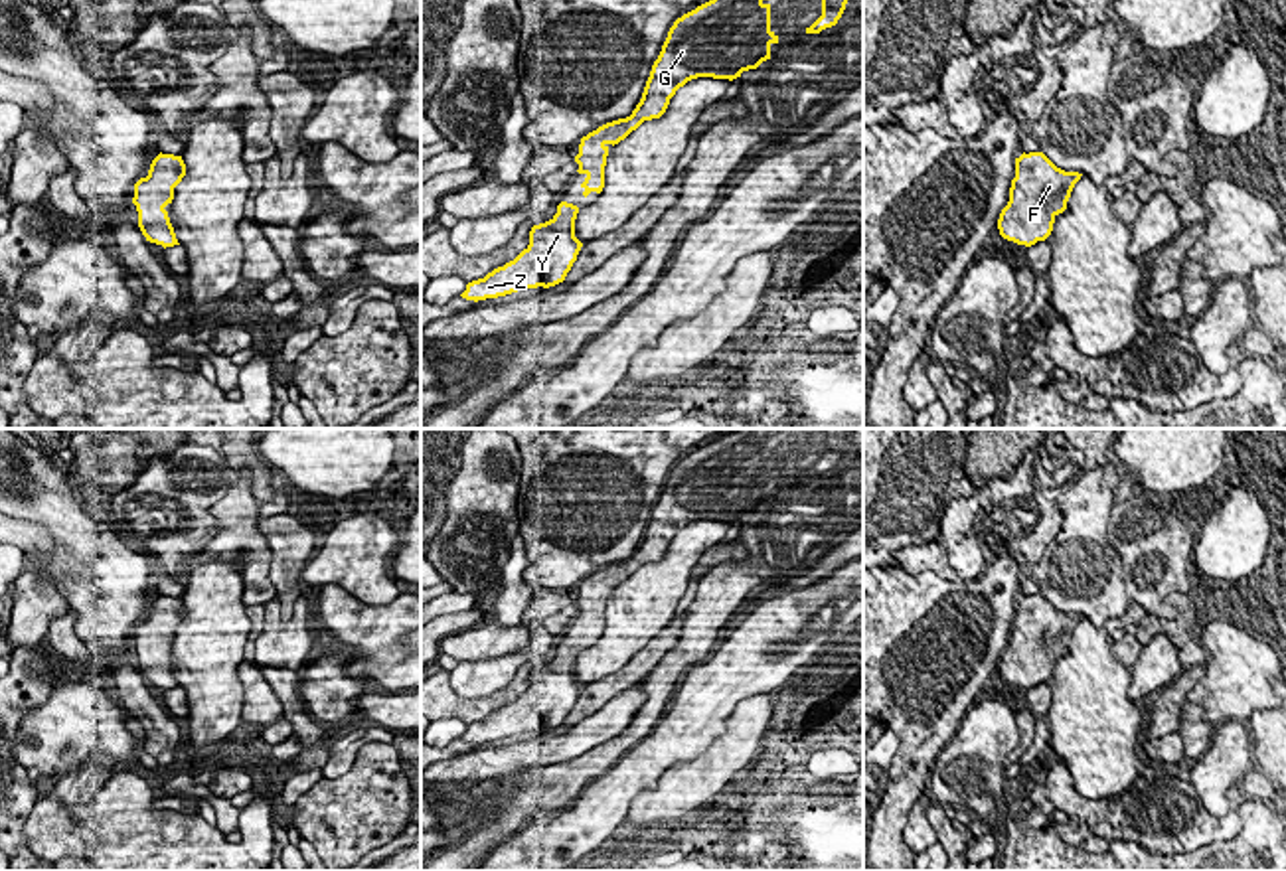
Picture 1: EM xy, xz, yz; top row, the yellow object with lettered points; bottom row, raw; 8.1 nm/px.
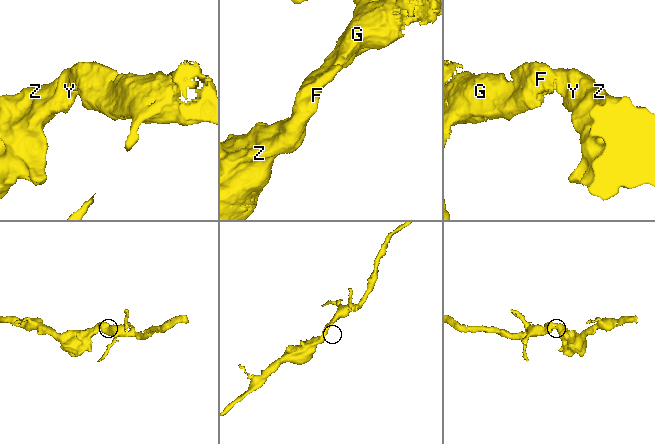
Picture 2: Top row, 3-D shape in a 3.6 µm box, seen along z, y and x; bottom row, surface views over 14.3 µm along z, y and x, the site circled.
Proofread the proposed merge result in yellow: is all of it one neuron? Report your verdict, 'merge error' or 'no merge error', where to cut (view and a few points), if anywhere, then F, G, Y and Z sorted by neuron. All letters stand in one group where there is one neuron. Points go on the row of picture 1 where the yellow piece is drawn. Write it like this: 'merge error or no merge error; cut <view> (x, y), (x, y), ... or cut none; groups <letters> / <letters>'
merge error; cut yz (1010, 200), (1020, 208), (1051, 208), (1057, 214); groups F Y Z / G

